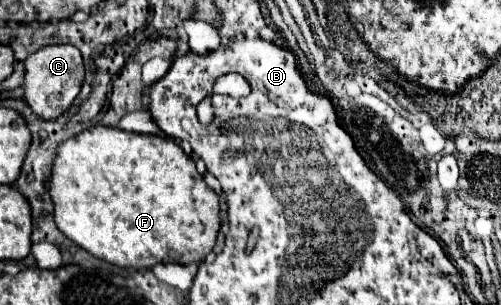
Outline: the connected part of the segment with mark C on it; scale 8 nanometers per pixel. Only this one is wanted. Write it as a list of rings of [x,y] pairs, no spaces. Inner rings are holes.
[[[50,44],[34,54],[30,54],[24,62],[24,102],[30,110],[42,120],[54,120],[64,114],[72,100],[78,96],[84,82],[84,64],[80,58],[80,50],[64,44]]]

